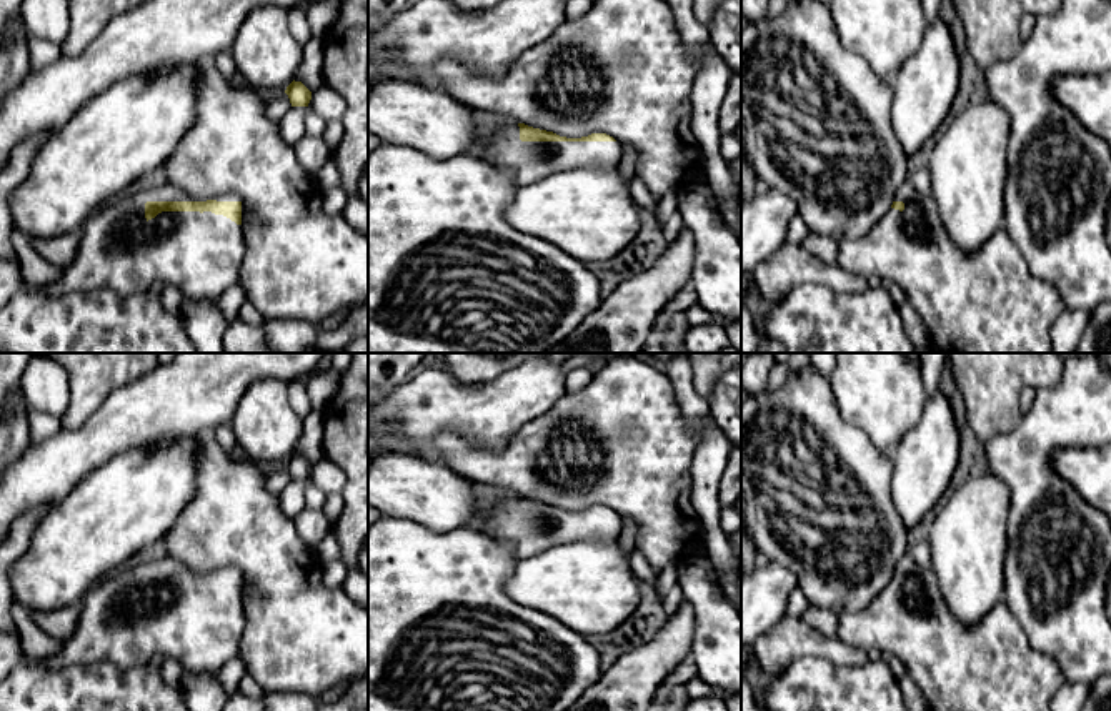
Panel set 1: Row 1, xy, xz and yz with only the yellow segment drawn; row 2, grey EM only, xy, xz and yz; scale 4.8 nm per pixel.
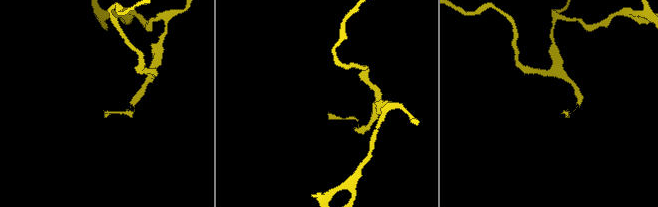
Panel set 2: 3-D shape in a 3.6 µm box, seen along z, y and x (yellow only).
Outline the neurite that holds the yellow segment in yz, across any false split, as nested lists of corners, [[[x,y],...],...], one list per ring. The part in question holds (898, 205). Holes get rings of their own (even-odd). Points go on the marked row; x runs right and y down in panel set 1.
[[[911,181],[898,188],[891,210],[864,236],[838,240],[836,265],[866,280],[878,276],[898,285],[923,318],[929,343],[939,353],[1051,353],[1051,326],[1066,308],[1059,291],[1031,273],[1003,226],[979,250],[961,251],[946,231],[934,198],[919,195]]]

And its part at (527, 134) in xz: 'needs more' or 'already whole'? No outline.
needs more

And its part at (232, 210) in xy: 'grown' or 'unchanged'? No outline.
grown

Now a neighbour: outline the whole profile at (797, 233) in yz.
[[[796,213],[790,221],[786,240],[791,241],[791,243],[801,245],[806,240],[808,235],[810,235],[810,231],[808,231],[805,220],[801,218],[800,213]]]

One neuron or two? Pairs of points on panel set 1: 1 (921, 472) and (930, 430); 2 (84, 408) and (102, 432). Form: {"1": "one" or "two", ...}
{"1": "one", "2": "two"}

